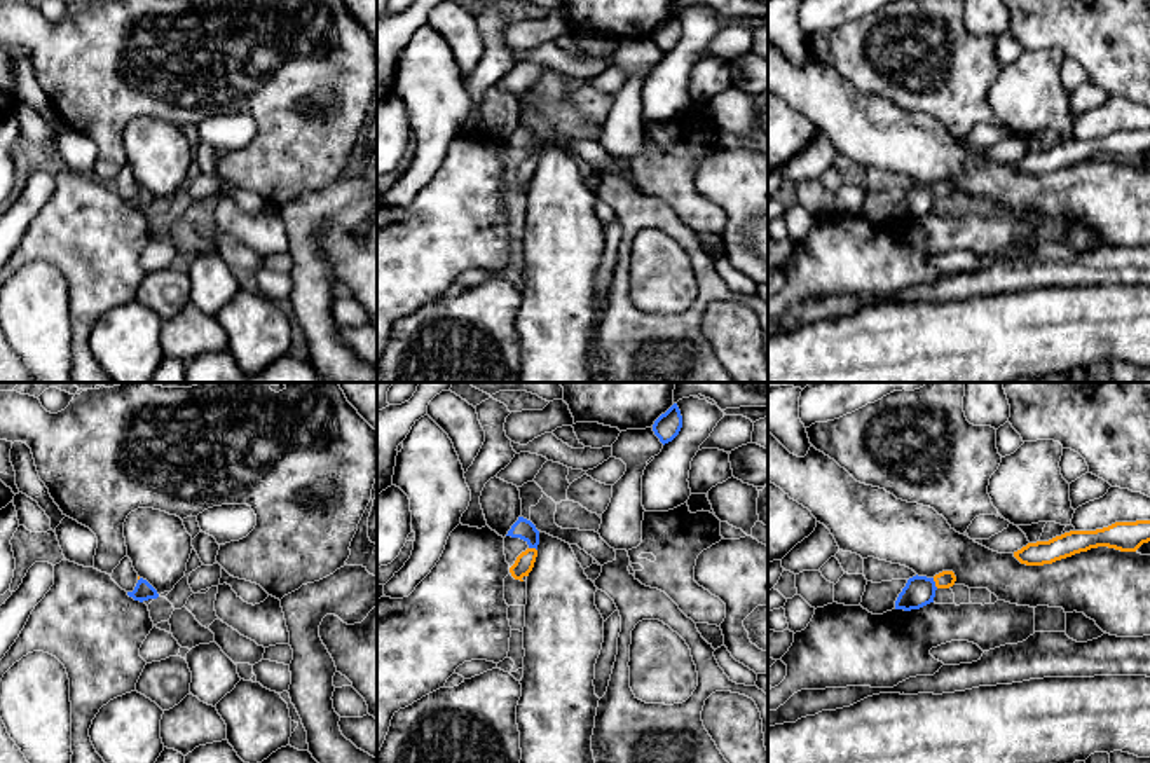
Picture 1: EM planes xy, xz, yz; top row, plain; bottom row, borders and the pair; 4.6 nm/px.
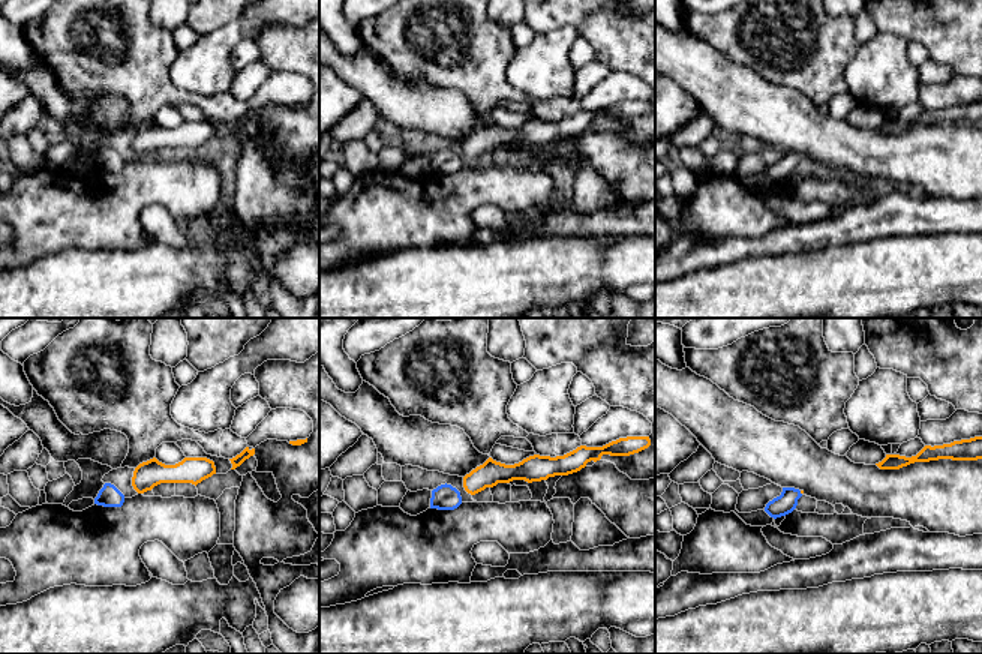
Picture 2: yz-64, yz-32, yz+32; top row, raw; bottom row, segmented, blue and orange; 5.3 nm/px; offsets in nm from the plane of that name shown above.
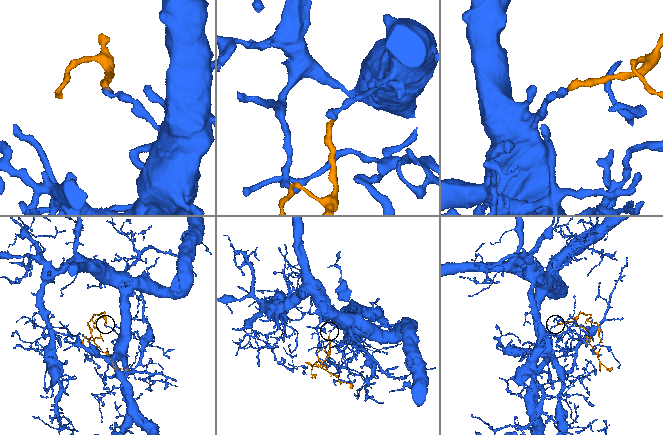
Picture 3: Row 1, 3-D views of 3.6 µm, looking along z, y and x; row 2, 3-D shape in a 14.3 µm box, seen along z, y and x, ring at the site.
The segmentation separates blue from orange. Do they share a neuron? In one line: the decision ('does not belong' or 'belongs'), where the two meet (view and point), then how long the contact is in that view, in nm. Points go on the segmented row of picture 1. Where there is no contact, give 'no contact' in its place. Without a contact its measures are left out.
belongs | yz (934, 584) | 50 nm

